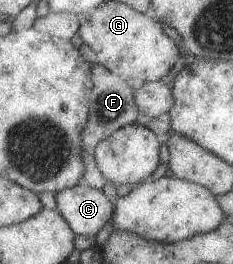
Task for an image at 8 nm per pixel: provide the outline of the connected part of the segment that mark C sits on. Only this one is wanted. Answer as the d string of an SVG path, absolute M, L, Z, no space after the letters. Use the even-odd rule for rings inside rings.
M83 182L57 192L56 198L76 235L97 235L116 211L105 191Z

